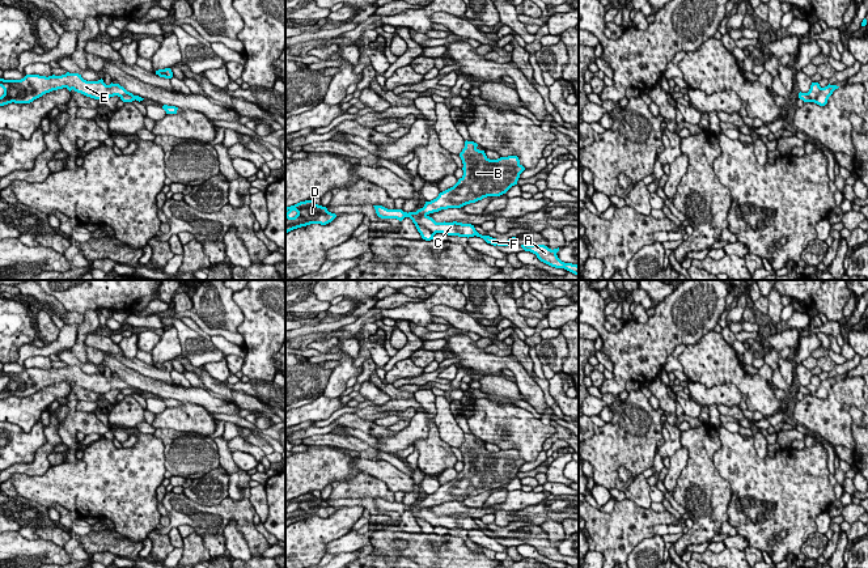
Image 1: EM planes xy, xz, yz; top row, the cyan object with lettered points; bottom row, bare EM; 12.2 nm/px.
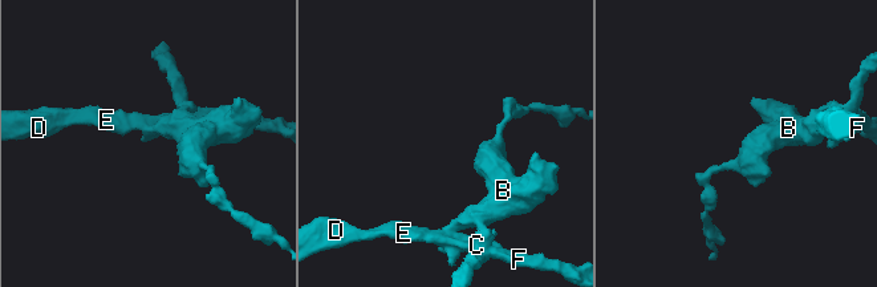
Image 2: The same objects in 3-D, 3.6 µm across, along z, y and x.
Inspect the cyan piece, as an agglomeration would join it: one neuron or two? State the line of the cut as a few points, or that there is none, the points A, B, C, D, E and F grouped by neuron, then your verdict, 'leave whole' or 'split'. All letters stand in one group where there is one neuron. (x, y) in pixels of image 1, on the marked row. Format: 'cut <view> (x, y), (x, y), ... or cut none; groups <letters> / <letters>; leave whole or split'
cut yz (821, 88), (813, 98), (805, 94); groups A C D E F / B; split

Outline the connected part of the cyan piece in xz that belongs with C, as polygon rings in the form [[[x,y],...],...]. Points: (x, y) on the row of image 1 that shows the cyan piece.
[[[373,205],[376,209],[376,213],[381,219],[397,219],[402,221],[405,217],[410,217],[412,222],[416,225],[425,226],[429,229],[433,234],[443,233],[448,236],[458,236],[458,237],[480,237],[487,243],[491,243],[494,246],[516,246],[516,237],[512,237],[508,240],[507,243],[499,243],[496,238],[492,238],[490,236],[482,236],[479,234],[474,225],[471,224],[462,224],[462,222],[436,222],[432,217],[427,215],[418,215],[416,212],[403,212],[402,209],[388,209],[382,205]]]

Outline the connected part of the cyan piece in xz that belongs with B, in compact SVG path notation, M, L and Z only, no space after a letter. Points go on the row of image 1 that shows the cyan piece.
M465 141L465 148L460 153L463 175L436 199L425 202L424 207L416 211L418 215L461 208L487 196L500 196L517 185L520 174L525 170L517 156L490 160L484 151L477 147L474 141Z

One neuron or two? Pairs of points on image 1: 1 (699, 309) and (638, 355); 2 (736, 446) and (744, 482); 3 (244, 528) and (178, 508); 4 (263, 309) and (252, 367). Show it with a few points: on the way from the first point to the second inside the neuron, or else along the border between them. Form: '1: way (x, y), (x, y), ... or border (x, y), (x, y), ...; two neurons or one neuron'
1: way (684, 317), (670, 325), (653, 342); one neuron
2: way (737, 456), (737, 462), (744, 469), (744, 473); one neuron
3: way (228, 516), (195, 516); one neuron
4: way (263, 323), (259, 352); one neuron

